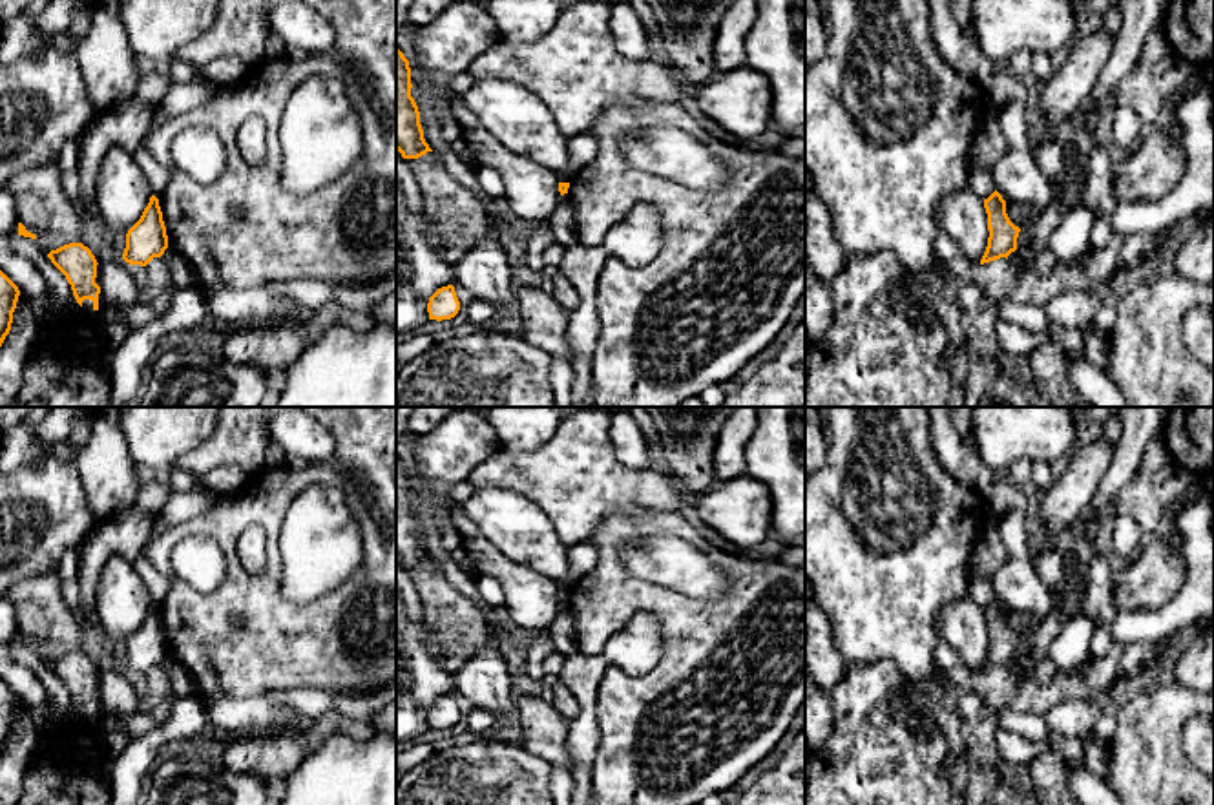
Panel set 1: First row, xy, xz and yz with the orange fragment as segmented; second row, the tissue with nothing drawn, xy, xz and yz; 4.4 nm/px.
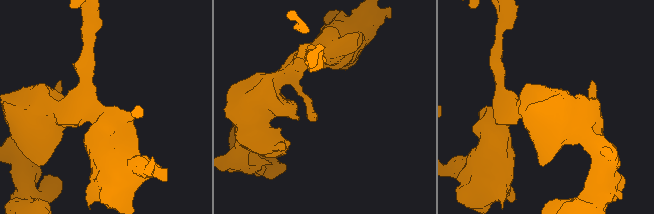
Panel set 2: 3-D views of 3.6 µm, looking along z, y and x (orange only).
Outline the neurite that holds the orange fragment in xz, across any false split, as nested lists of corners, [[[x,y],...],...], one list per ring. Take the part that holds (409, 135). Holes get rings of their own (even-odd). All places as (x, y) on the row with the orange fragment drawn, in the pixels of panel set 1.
[[[396,49],[396,150],[403,159],[418,159],[433,152],[424,139],[420,111],[411,97],[409,60]]]

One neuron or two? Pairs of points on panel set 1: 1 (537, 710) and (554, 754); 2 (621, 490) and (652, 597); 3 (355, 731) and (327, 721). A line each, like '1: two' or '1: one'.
1: one
2: two
3: one

